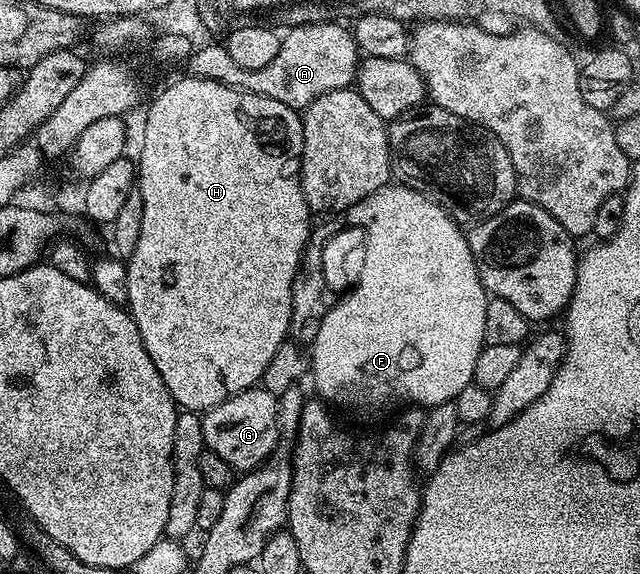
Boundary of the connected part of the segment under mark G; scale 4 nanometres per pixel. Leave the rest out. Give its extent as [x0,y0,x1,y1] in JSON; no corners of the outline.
[202,385,281,473]

